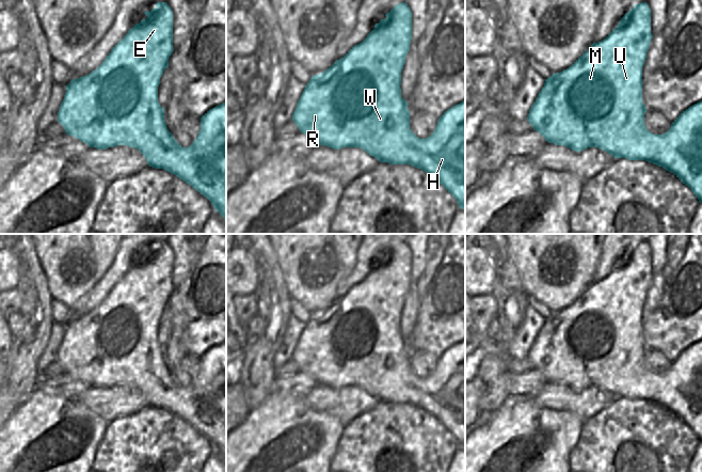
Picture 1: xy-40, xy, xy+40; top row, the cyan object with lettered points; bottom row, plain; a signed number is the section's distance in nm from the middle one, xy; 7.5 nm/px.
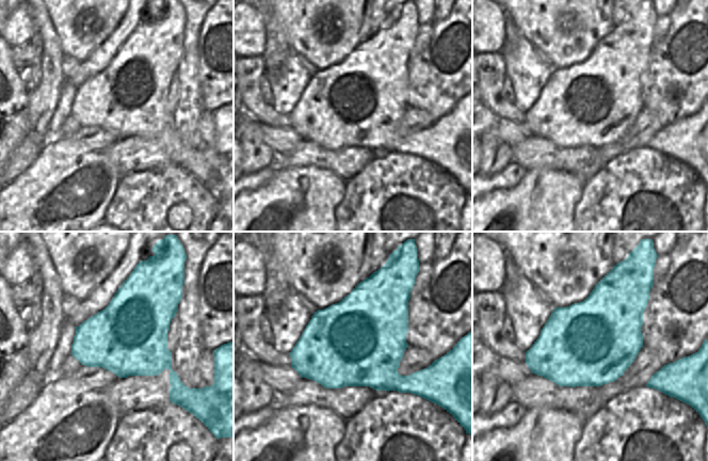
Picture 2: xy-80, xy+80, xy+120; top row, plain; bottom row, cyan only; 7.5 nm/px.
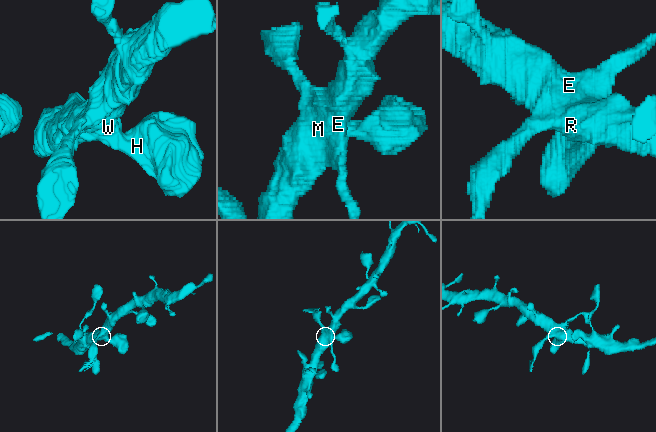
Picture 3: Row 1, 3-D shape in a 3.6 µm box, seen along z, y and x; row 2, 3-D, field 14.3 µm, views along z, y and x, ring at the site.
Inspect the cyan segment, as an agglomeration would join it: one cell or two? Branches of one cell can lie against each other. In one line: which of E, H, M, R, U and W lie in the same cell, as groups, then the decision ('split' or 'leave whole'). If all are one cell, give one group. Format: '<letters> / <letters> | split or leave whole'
E H M R U W | leave whole

